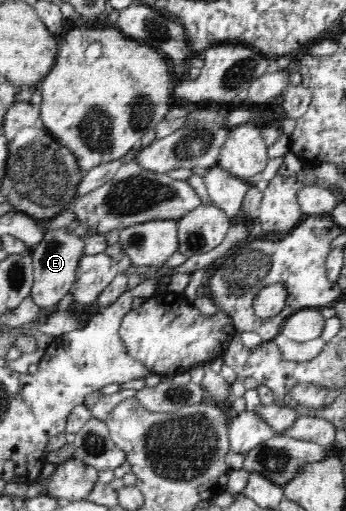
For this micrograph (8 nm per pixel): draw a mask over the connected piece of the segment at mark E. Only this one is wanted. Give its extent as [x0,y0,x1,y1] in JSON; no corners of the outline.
[30,227,85,309]

